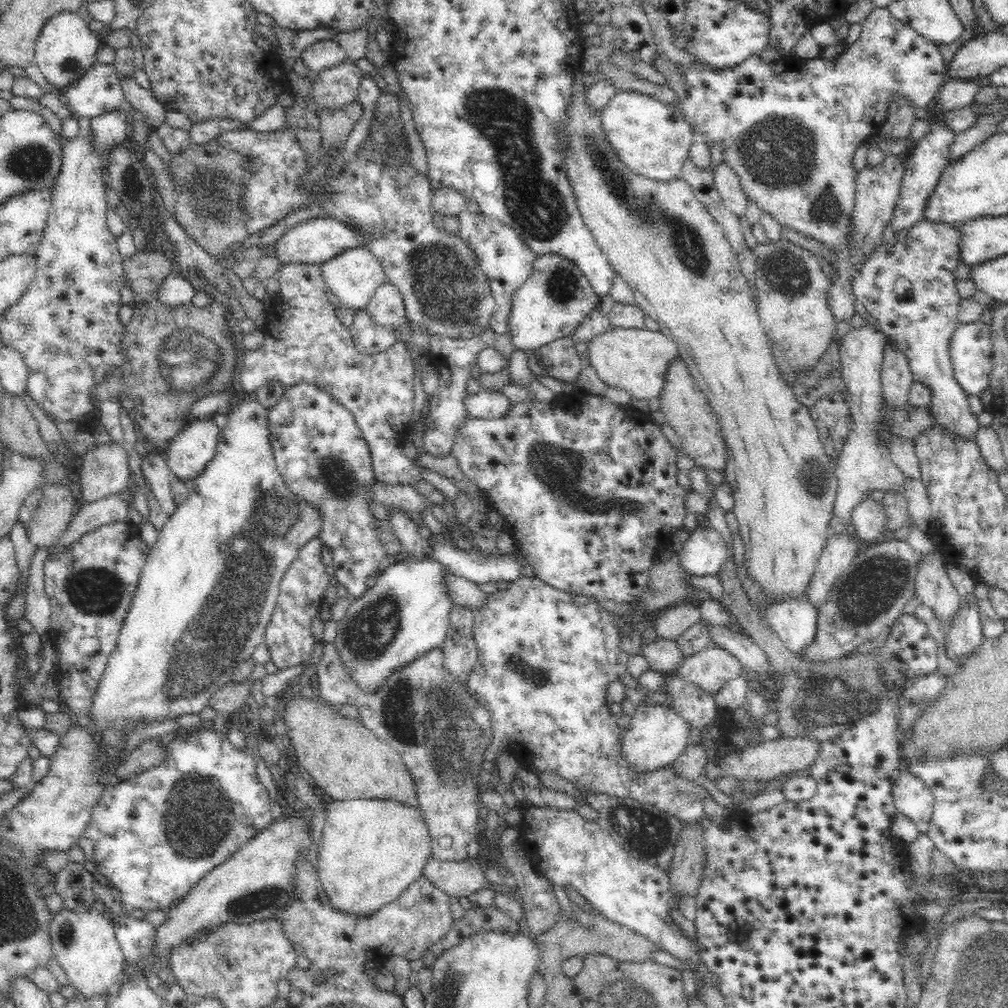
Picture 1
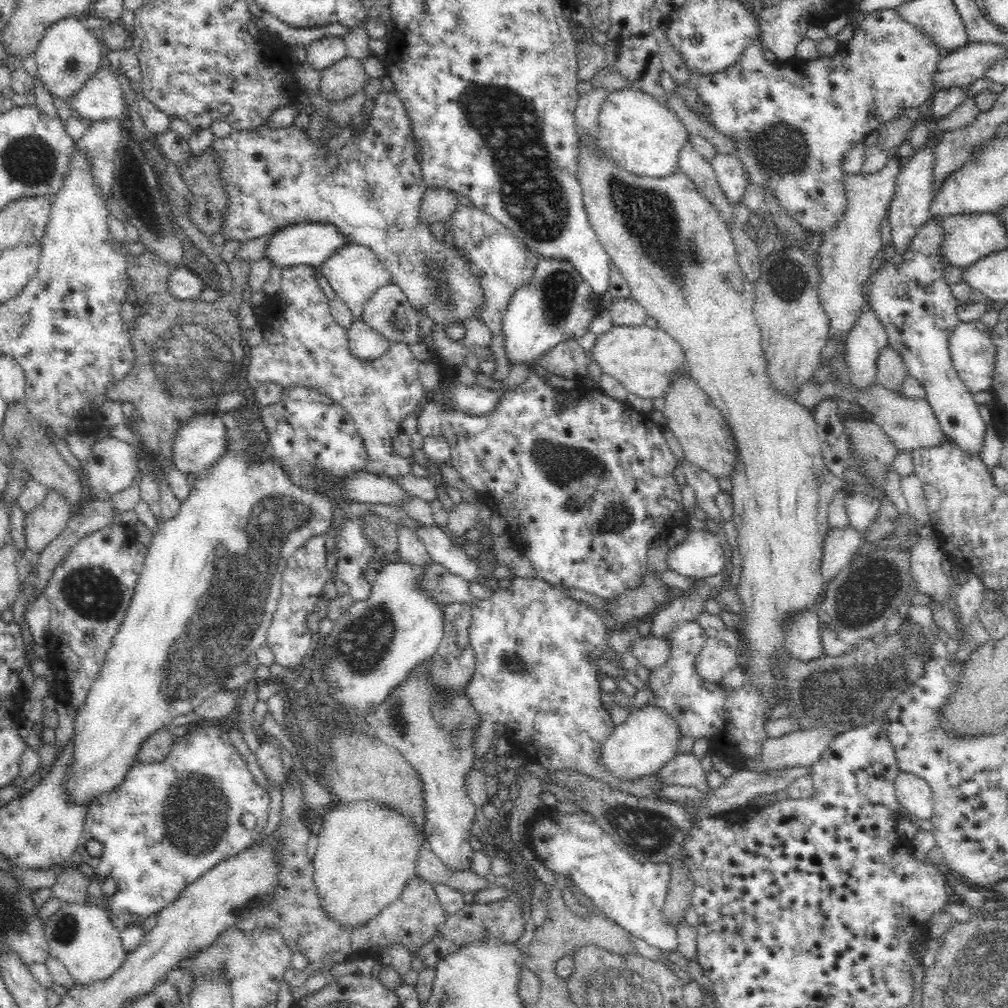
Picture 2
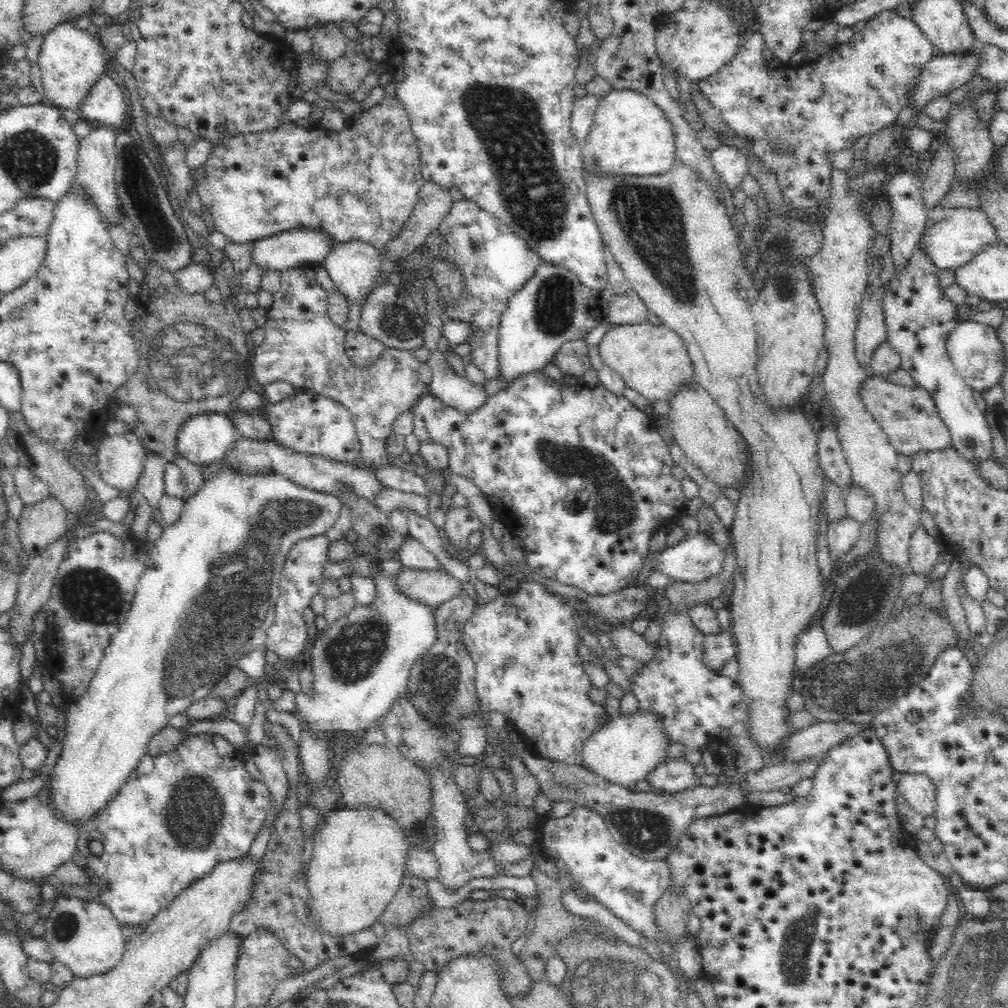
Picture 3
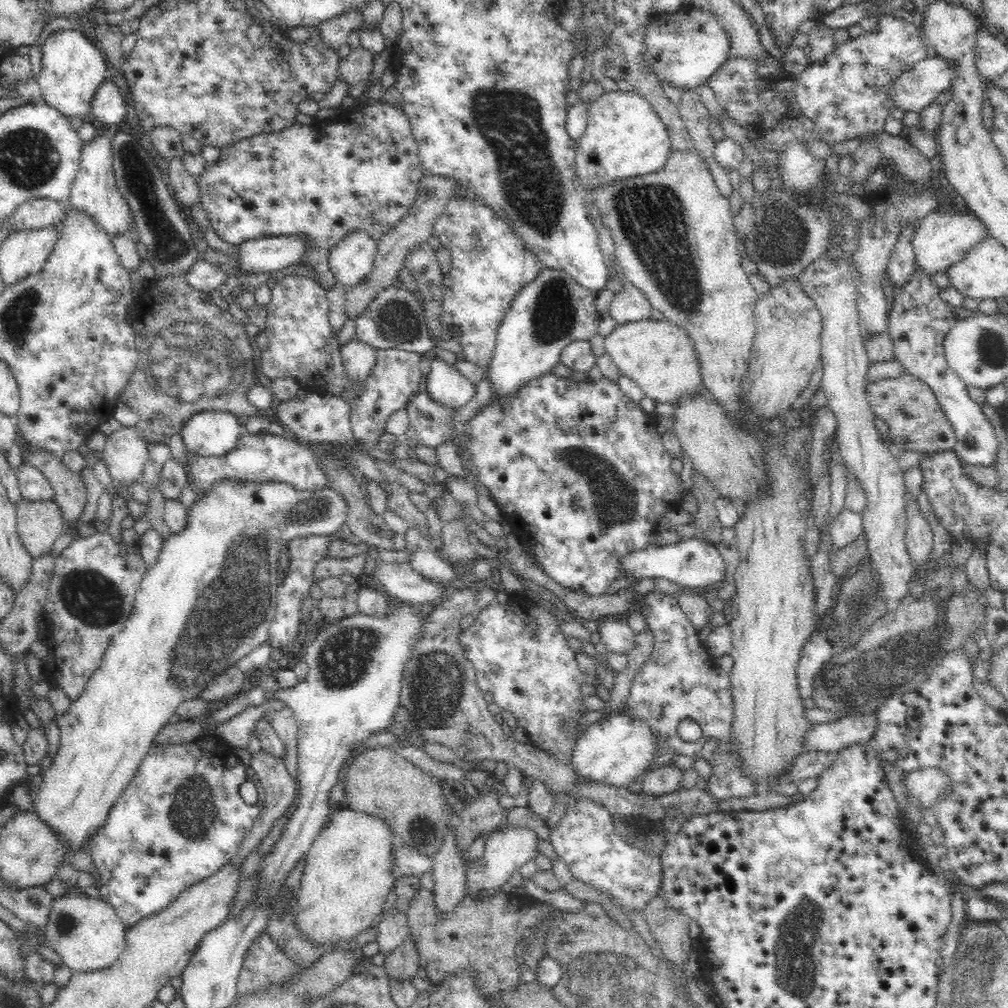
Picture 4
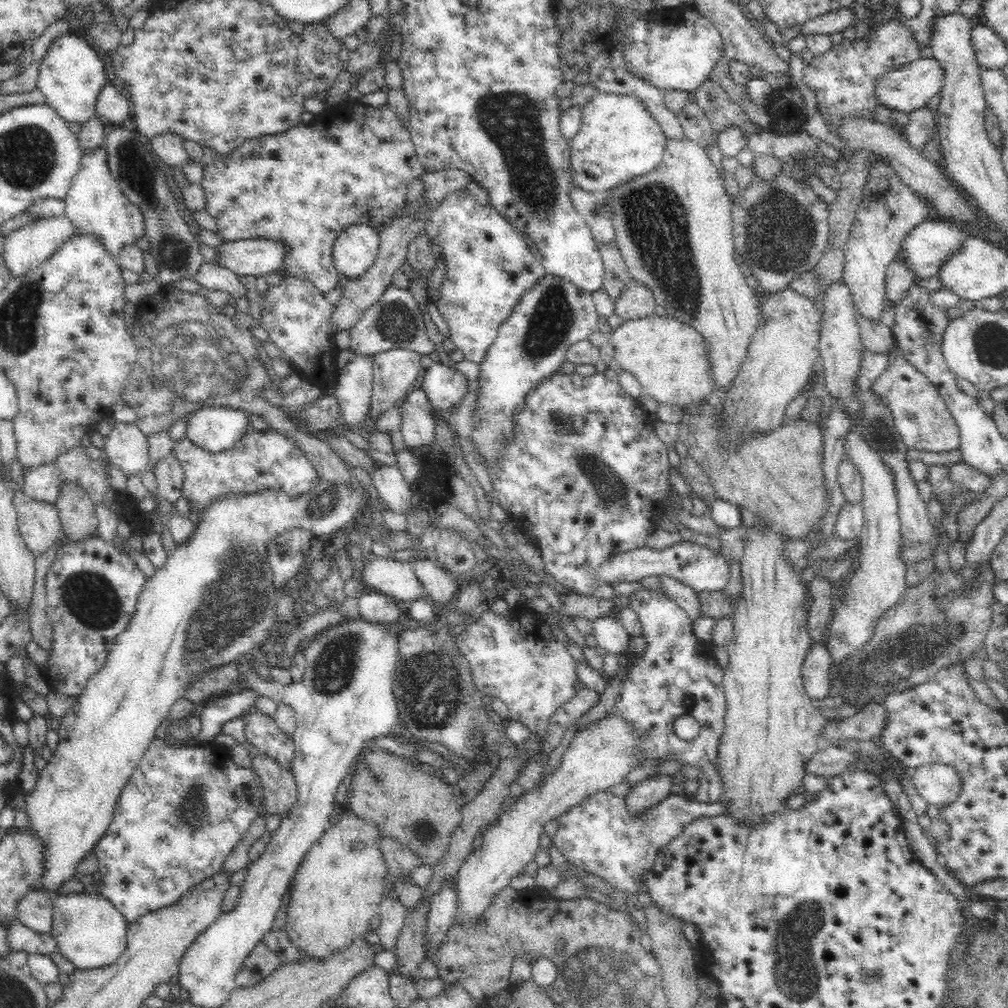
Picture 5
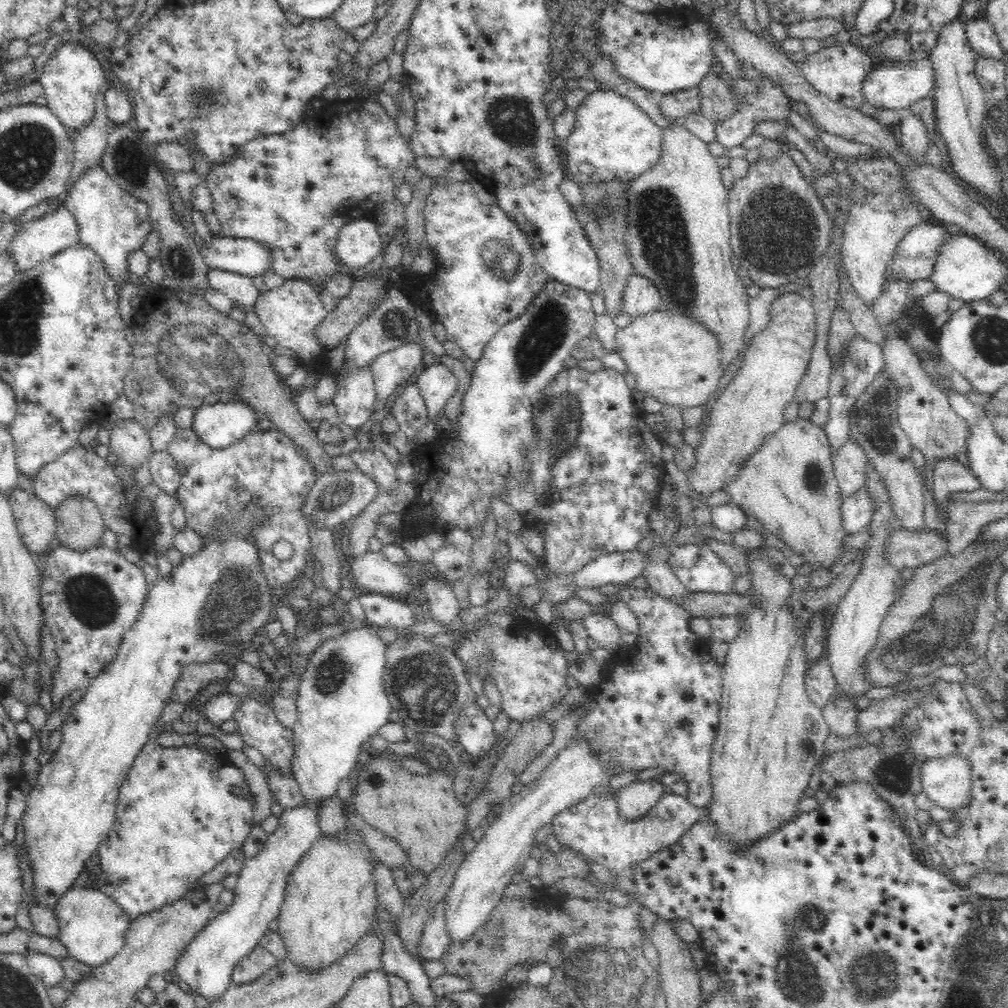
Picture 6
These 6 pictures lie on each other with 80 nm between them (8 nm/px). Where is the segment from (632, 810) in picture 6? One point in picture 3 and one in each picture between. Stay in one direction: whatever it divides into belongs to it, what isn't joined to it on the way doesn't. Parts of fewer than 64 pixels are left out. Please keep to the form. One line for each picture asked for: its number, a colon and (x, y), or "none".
3: (672, 775)
4: (665, 779)
5: (649, 792)

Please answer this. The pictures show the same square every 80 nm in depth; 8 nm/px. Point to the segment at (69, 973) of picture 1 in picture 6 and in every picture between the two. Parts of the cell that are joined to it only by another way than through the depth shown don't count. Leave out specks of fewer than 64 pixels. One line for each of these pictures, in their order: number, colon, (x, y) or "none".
2: (81, 936)
3: (84, 935)
4: (86, 932)
5: (90, 931)
6: (93, 927)

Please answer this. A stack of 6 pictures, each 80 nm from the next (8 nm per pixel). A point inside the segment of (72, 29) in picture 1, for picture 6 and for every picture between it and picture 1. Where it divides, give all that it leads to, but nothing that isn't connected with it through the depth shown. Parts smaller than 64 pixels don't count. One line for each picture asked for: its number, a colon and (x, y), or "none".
2: (68, 55)
3: (71, 61)
4: (72, 68)
5: (71, 75)
6: (71, 77)

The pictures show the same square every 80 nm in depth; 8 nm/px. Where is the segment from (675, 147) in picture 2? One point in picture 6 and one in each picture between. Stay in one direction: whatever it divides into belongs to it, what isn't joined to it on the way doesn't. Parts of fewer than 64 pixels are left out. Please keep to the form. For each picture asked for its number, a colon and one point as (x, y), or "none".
3: (629, 136)
4: (624, 138)
5: (618, 140)
6: (612, 138)

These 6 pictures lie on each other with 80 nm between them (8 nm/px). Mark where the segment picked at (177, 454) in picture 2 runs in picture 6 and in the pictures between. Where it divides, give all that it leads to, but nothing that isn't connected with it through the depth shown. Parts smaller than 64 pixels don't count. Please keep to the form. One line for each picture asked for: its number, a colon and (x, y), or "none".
3: (204, 438)
4: (210, 432)
5: (216, 428)
6: (220, 424)

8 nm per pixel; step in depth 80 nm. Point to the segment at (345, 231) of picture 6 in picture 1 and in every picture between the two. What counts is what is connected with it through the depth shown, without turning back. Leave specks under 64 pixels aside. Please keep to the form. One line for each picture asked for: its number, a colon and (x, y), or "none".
1: (353, 275)
2: (355, 273)
3: (353, 266)
4: (352, 258)
5: (356, 249)

